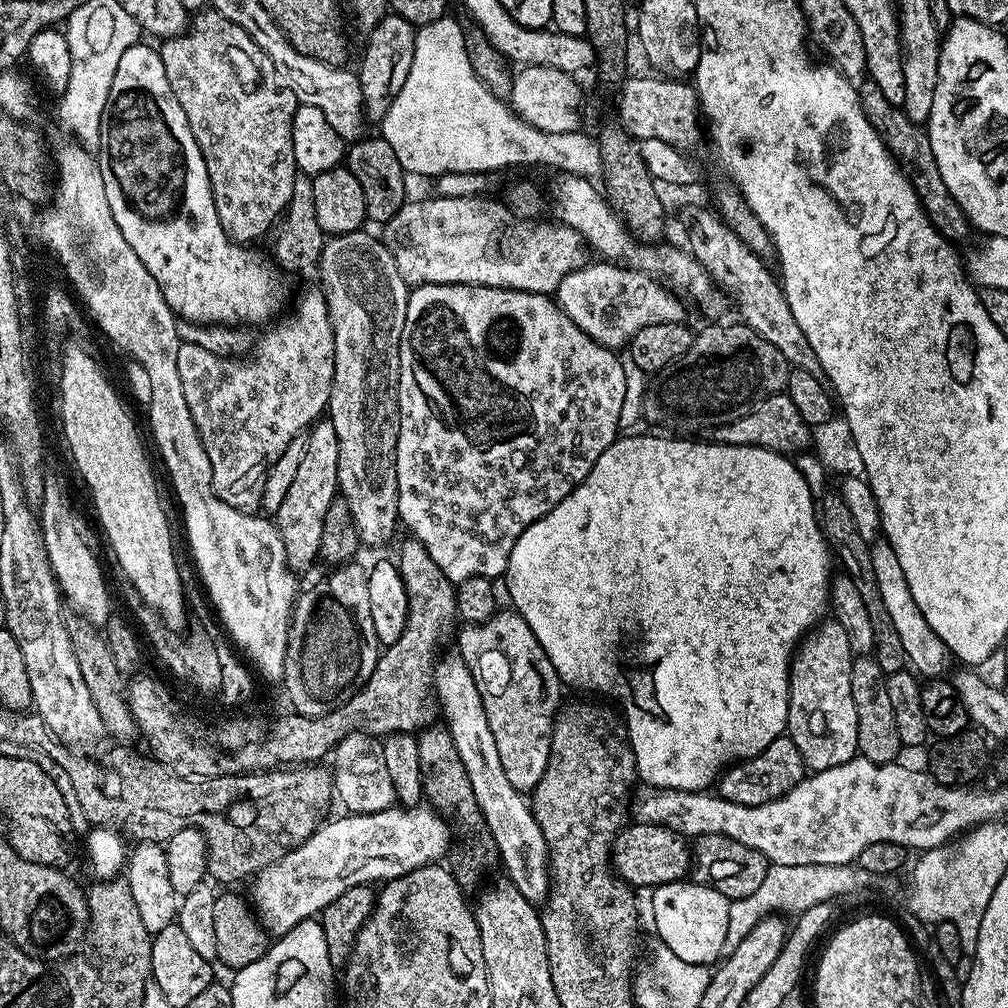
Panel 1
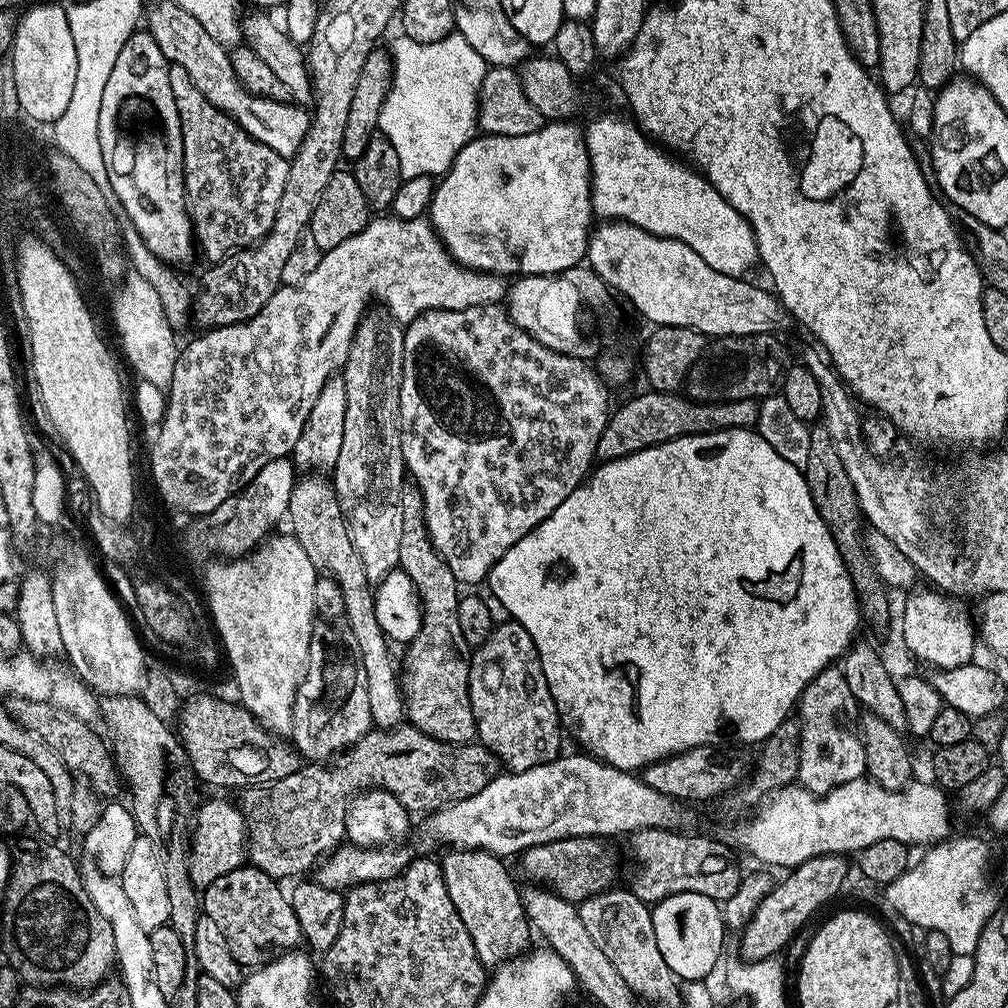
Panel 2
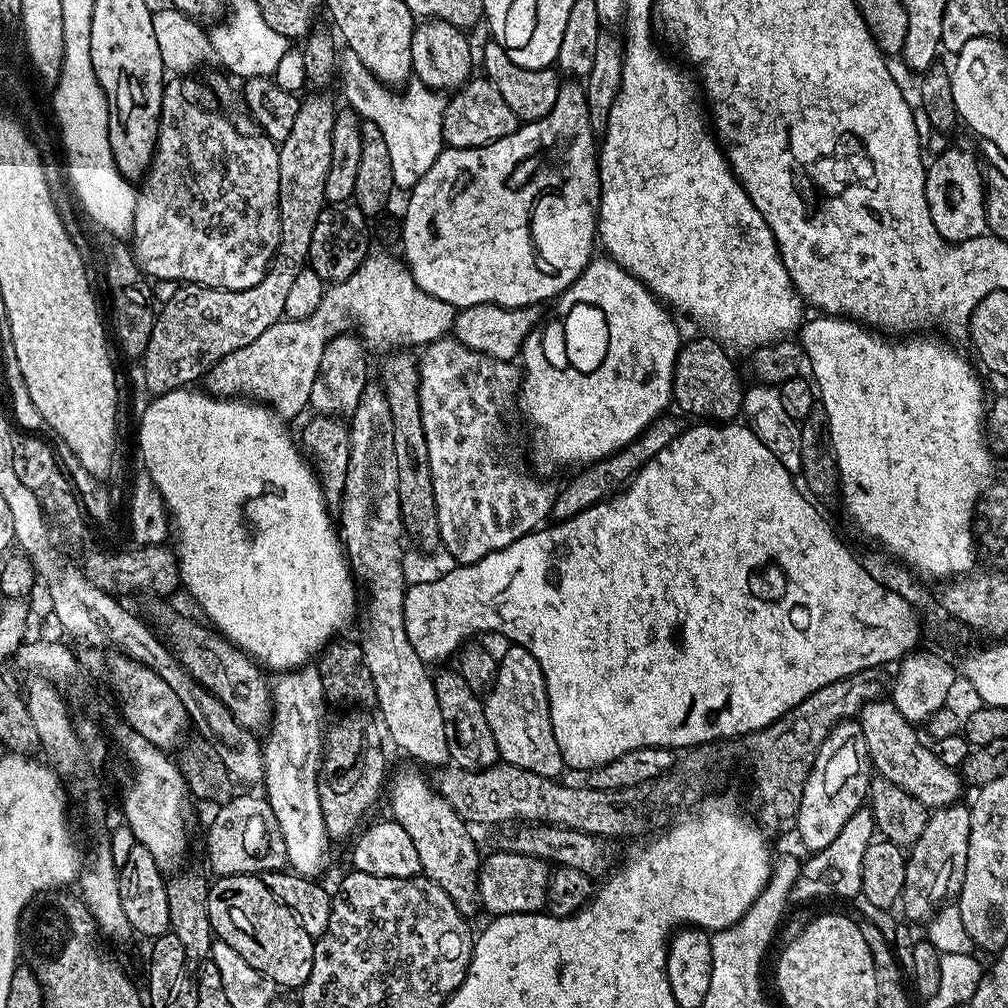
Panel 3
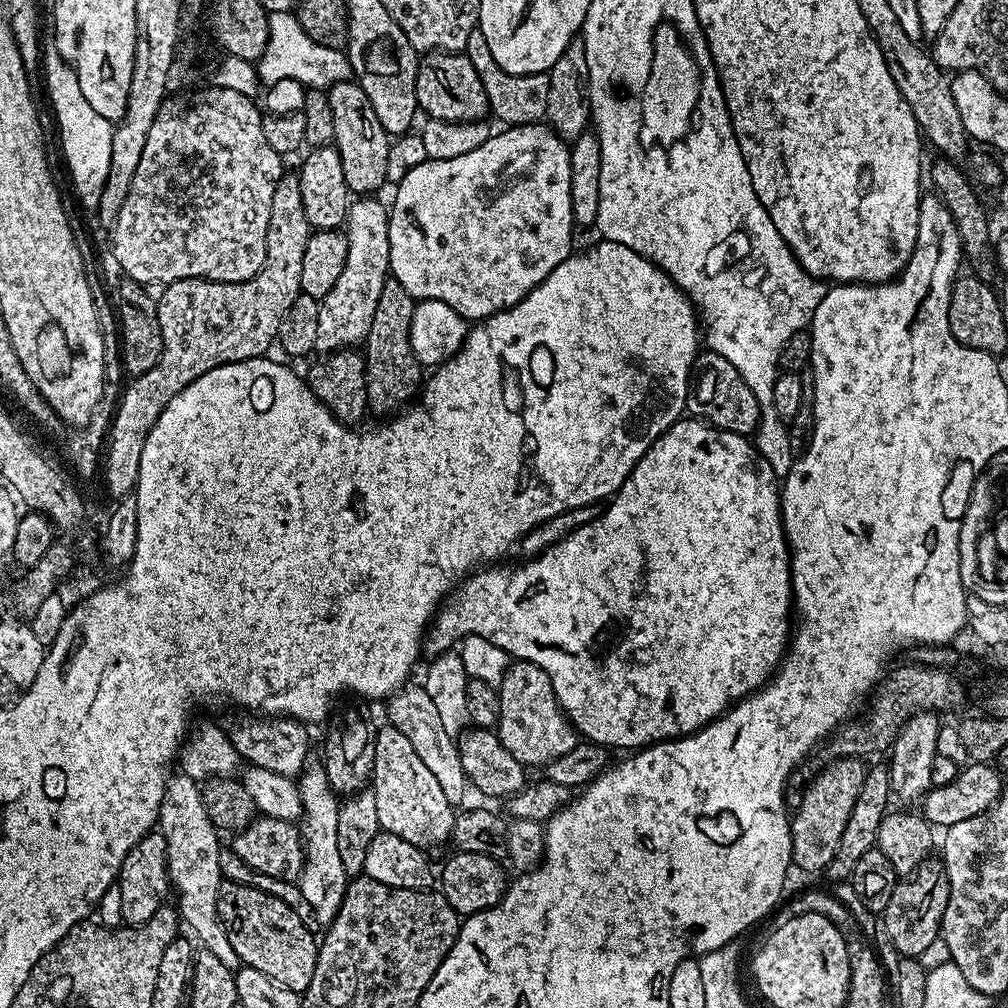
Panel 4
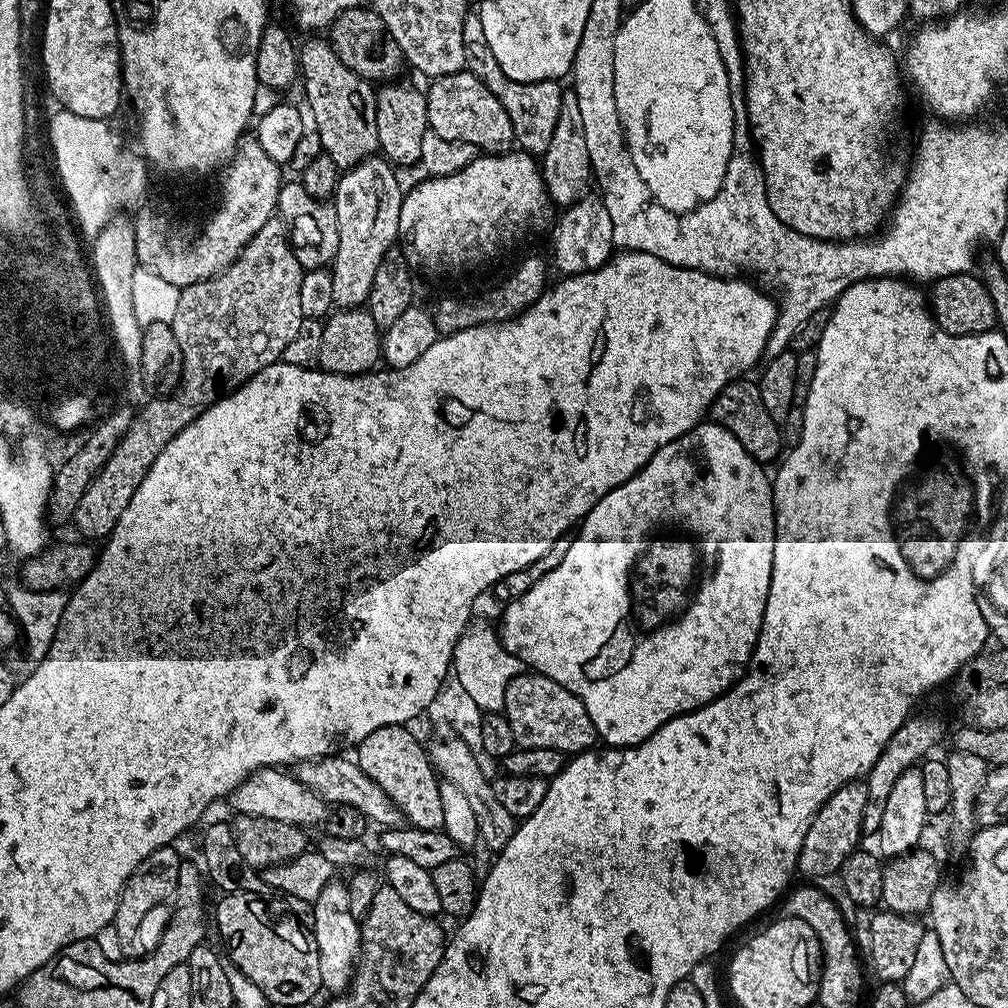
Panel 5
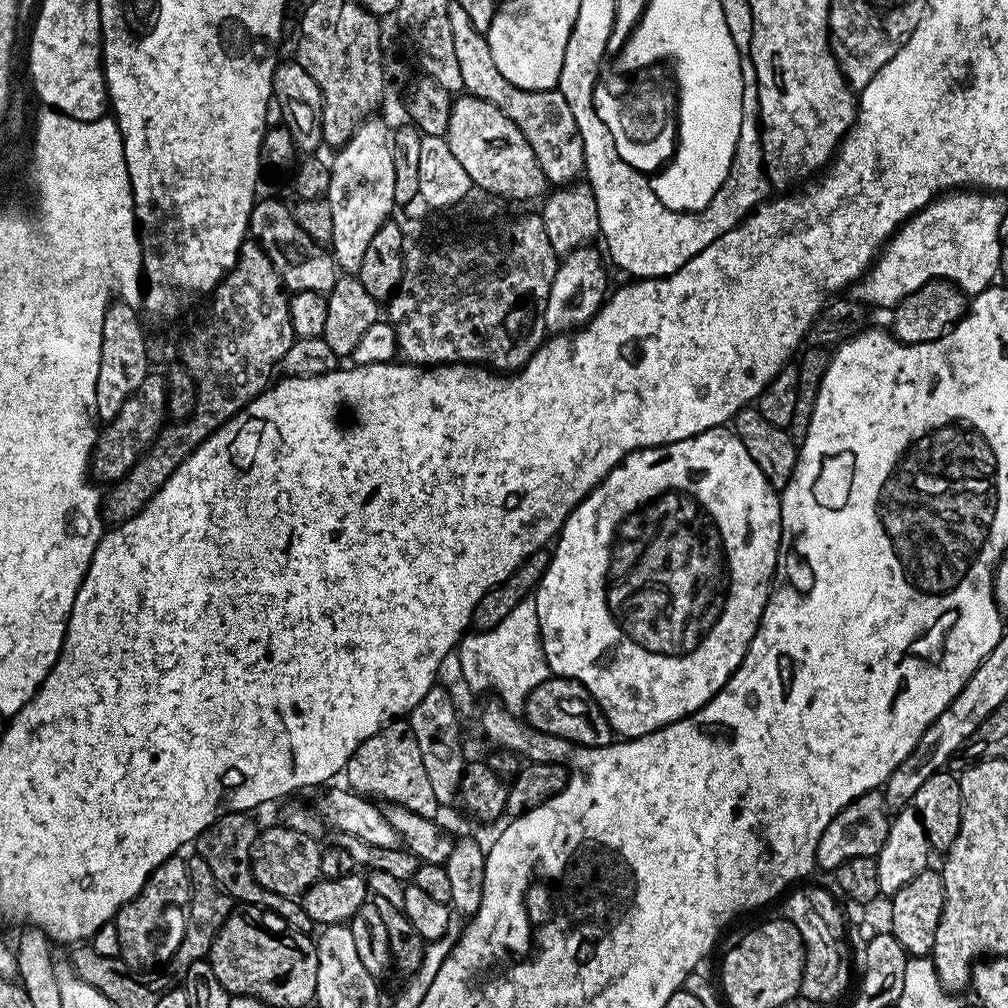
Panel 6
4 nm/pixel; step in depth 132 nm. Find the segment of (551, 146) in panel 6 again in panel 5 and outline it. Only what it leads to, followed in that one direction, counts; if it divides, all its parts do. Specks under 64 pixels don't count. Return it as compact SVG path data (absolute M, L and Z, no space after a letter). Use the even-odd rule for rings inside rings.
M468 14L462 24L462 45L465 51L467 71L475 76L502 102L502 110L506 110L506 118L510 118L510 126L515 143L529 154L543 154L546 146L550 146L550 137L562 115L560 109L560 87L554 80L539 80L538 82L518 82L506 78L502 74L502 66L498 66L498 58L490 54L486 34L482 30L479 15Z

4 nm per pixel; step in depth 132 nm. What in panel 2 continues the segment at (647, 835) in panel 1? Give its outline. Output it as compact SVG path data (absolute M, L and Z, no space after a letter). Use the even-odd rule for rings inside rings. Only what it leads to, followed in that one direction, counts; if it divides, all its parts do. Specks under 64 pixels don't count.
M571 836L539 844L526 849L519 857L520 872L533 885L556 892L564 900L579 902L599 892L607 892L617 883L616 856L608 844L611 843L594 836Z

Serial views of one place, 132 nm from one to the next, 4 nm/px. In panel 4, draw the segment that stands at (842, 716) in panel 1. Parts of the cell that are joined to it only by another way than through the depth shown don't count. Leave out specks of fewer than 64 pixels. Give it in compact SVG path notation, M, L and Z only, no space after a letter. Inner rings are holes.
M836 758L816 776L816 781L804 792L800 800L800 809L794 812L792 825L792 862L802 866L802 870L813 874L825 871L828 863L838 850L838 842L842 842L842 830L846 830L846 822L854 810L854 798L858 798L858 790L862 790L862 778L865 765L856 758Z

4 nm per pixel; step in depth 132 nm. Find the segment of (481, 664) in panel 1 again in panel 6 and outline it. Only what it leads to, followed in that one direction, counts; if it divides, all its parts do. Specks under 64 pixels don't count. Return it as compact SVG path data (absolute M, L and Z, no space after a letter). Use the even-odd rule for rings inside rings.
M551 678L533 690L522 711L523 719L531 728L568 740L574 746L601 748L613 743L614 733L604 711L596 705L596 700L577 680Z

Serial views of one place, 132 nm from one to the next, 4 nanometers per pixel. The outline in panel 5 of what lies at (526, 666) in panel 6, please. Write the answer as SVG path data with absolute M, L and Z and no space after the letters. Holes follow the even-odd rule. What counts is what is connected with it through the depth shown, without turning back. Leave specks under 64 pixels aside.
M479 618L469 621L463 634L459 636L452 655L452 665L452 672L458 676L465 691L485 713L503 711L506 686L522 670L520 660L502 646L495 625L493 623L490 625Z

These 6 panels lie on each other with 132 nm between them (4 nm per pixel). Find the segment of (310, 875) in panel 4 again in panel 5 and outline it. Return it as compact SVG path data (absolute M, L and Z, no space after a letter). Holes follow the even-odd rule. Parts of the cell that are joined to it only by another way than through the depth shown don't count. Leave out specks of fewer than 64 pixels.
M334 878L324 887L322 894L311 901L314 912L314 928L310 935L318 950L318 966L322 966L322 988L325 993L339 994L347 990L356 970L360 955L360 920L350 914L350 894L347 883Z

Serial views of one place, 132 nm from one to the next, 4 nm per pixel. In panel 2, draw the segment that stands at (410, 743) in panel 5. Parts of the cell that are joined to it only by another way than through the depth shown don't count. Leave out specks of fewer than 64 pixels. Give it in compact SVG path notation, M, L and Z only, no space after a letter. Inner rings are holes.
M449 849L445 853L444 858L441 857L440 863L444 871L446 890L450 894L450 902L454 902L454 906L474 942L474 950L484 963L485 969L495 969L498 962L511 960L521 955L529 947L530 925L527 916L524 915L521 889L519 887L516 889L515 882L508 877L508 868L504 865L507 863L501 857L493 855L492 852L476 849Z

